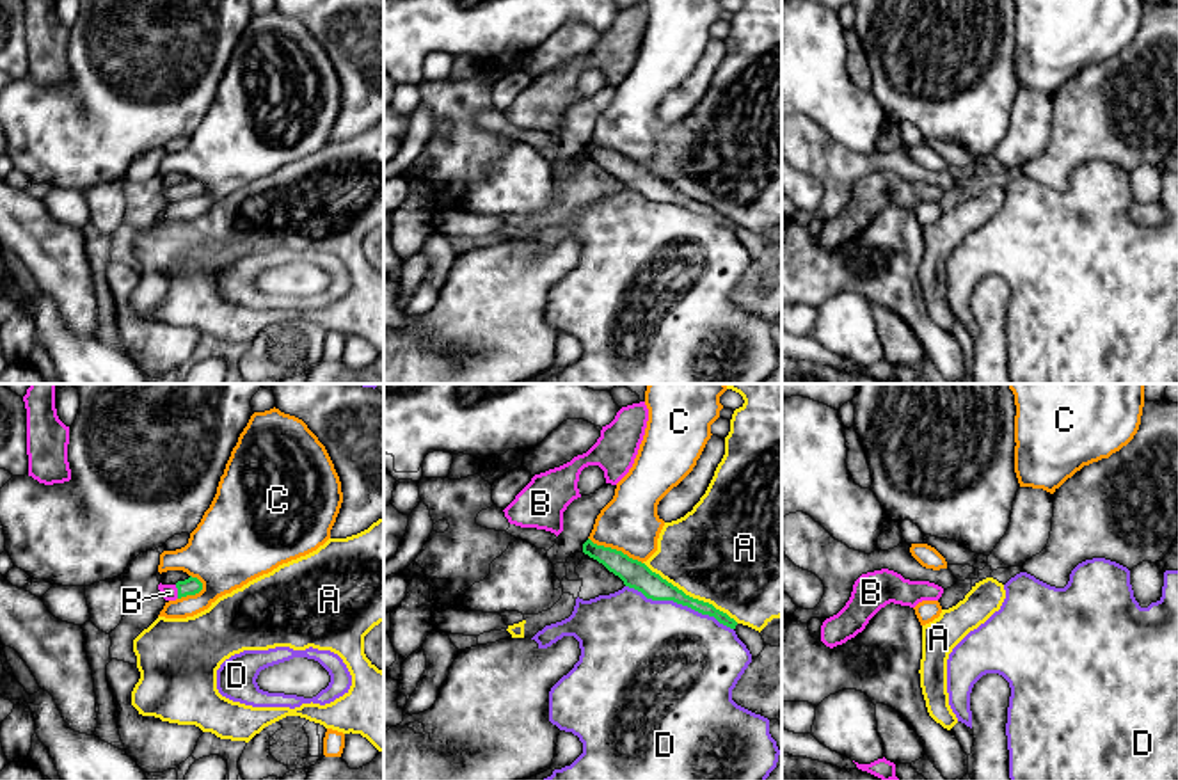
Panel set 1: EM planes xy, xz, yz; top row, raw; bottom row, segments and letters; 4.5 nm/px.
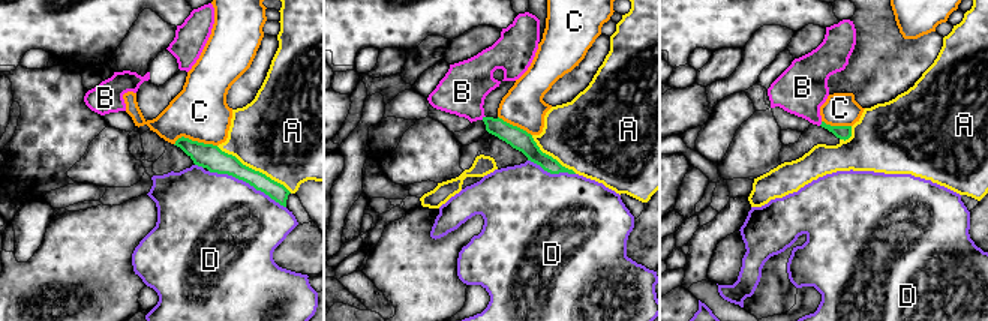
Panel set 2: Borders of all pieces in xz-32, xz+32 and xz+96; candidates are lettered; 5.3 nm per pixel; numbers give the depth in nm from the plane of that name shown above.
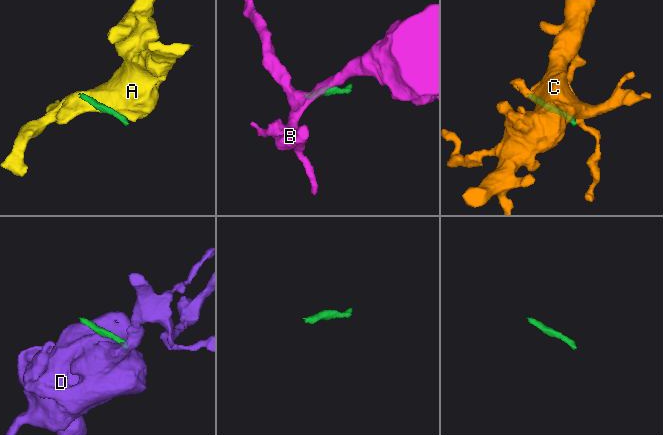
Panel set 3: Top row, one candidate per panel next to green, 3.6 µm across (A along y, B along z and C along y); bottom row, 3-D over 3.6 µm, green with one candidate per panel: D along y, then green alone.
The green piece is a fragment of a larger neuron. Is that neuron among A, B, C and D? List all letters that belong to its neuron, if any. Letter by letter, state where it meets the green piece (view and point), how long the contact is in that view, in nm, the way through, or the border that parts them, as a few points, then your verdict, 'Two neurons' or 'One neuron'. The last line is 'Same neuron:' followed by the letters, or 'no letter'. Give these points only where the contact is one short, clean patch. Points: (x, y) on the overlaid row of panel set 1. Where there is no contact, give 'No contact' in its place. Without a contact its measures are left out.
A: Touches green at xz (692, 597). Shared border 500 nm. Two neurons
B: Touches green at xy (178, 592). Shared border 70 nm. Path across: xy (192, 585), (178, 592), (169, 592). One neuron
C: Touches green at xz (615, 549). Shared border 280 nm. Two neurons
D: Touches green at xz (679, 603). Shared border 550 nm. Two neurons
Same neuron: B

